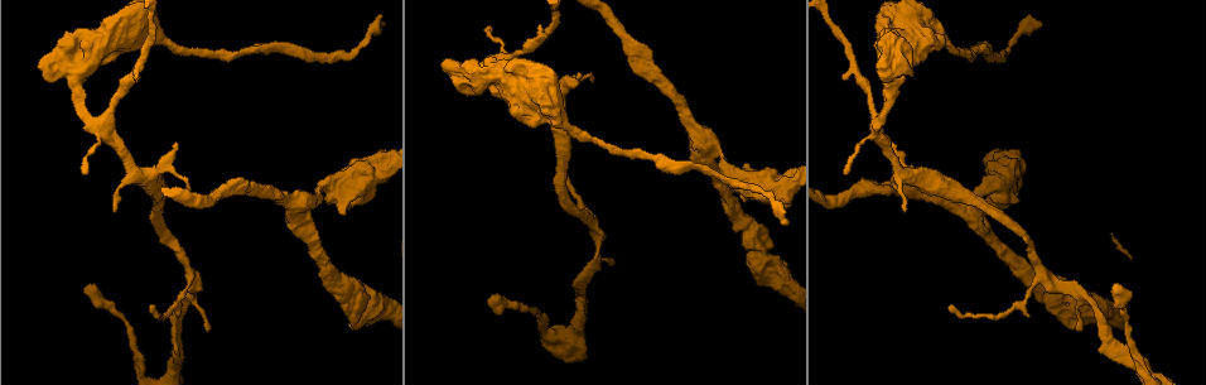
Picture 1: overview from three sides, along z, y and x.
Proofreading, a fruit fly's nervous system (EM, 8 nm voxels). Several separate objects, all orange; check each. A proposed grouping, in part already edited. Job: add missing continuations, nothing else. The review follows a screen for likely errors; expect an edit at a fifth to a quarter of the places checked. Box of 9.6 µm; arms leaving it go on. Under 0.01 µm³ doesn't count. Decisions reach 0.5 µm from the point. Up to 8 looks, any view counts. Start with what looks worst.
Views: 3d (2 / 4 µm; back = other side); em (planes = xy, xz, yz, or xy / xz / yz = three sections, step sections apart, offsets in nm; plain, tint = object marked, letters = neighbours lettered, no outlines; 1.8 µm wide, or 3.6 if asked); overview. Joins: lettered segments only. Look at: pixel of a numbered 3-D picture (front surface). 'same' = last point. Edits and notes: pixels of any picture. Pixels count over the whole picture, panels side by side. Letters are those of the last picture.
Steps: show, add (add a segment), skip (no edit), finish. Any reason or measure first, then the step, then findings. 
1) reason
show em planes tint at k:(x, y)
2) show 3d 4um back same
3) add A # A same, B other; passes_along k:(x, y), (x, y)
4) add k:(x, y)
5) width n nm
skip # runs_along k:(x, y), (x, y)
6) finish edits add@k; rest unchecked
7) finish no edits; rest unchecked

calibre changes
show em 3.6um planes tint at 1:(785, 186)

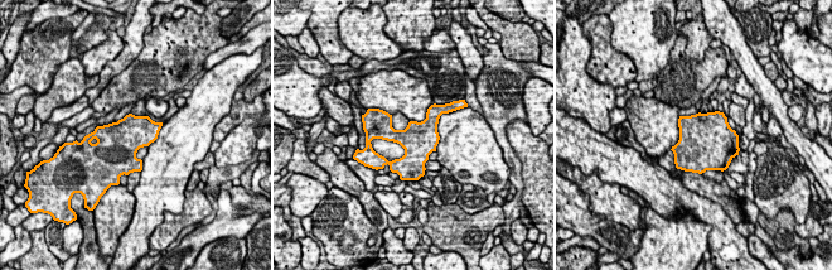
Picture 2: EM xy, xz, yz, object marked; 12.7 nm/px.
see the neighbours
show em 3.6um planes letters same

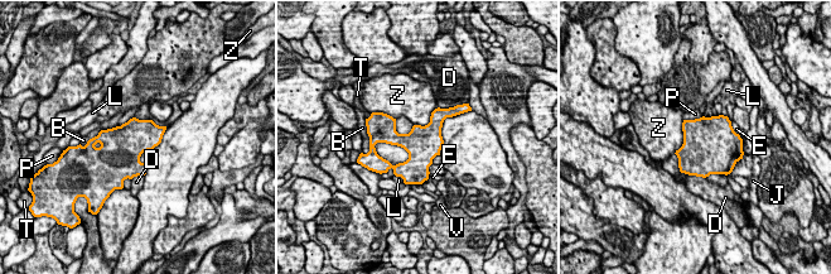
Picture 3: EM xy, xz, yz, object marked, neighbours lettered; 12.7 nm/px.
skip # B other, D other, E other, J other, L other, P other, T other, V other, Z other; none of them fits

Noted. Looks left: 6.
long arm stops here
show 3d 4um at 1:(495, 295)

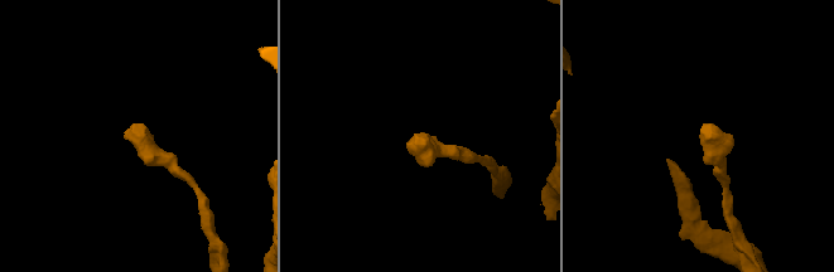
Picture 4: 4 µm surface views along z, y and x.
show em yz step 4 tint at 4:(132, 127)

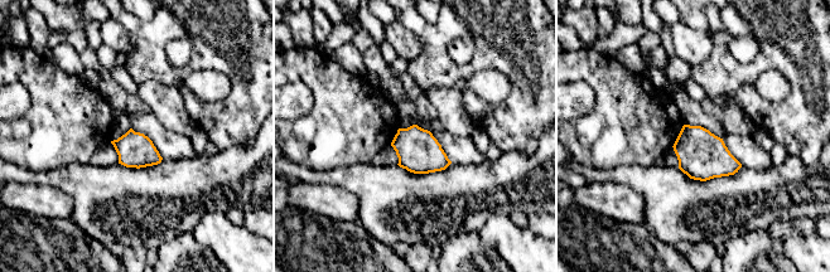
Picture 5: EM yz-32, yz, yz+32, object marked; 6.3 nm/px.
another direction
show em planes letters same

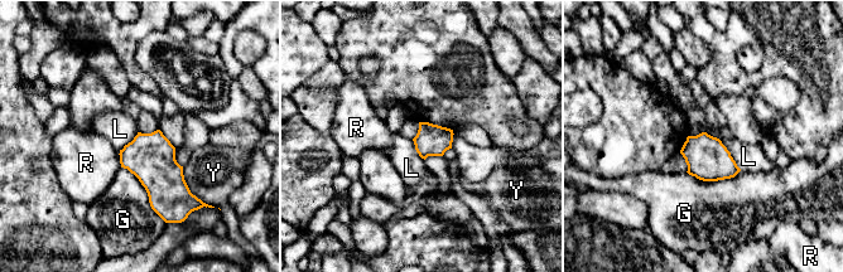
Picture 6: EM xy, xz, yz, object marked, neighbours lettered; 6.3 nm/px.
longest_contact G 460 nm
skip # G other, L other, R other, Y other; border 6:(706, 132), (721, 141), (741, 169); none of them fits

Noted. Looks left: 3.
show 3d 4um at 1:(581, 76)

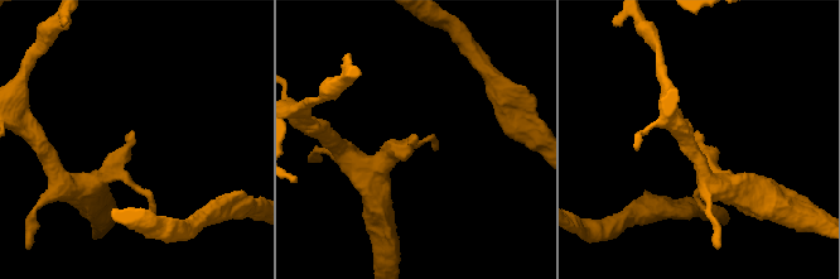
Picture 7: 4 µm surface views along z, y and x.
shape alone is not enough
show em planes letters at 7:(131, 131)

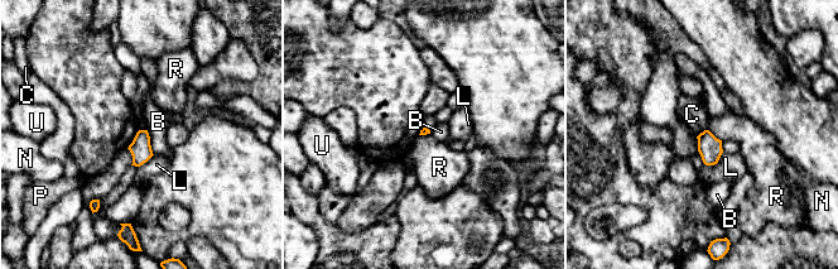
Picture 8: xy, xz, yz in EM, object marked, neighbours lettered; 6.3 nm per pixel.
longest_contact B 170 nm
skip # B other, C other, L other, N other, P other, R other, U other; border 8:(707, 129), (721, 140); none of them fits

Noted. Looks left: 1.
finish no edits; rest unchecked

